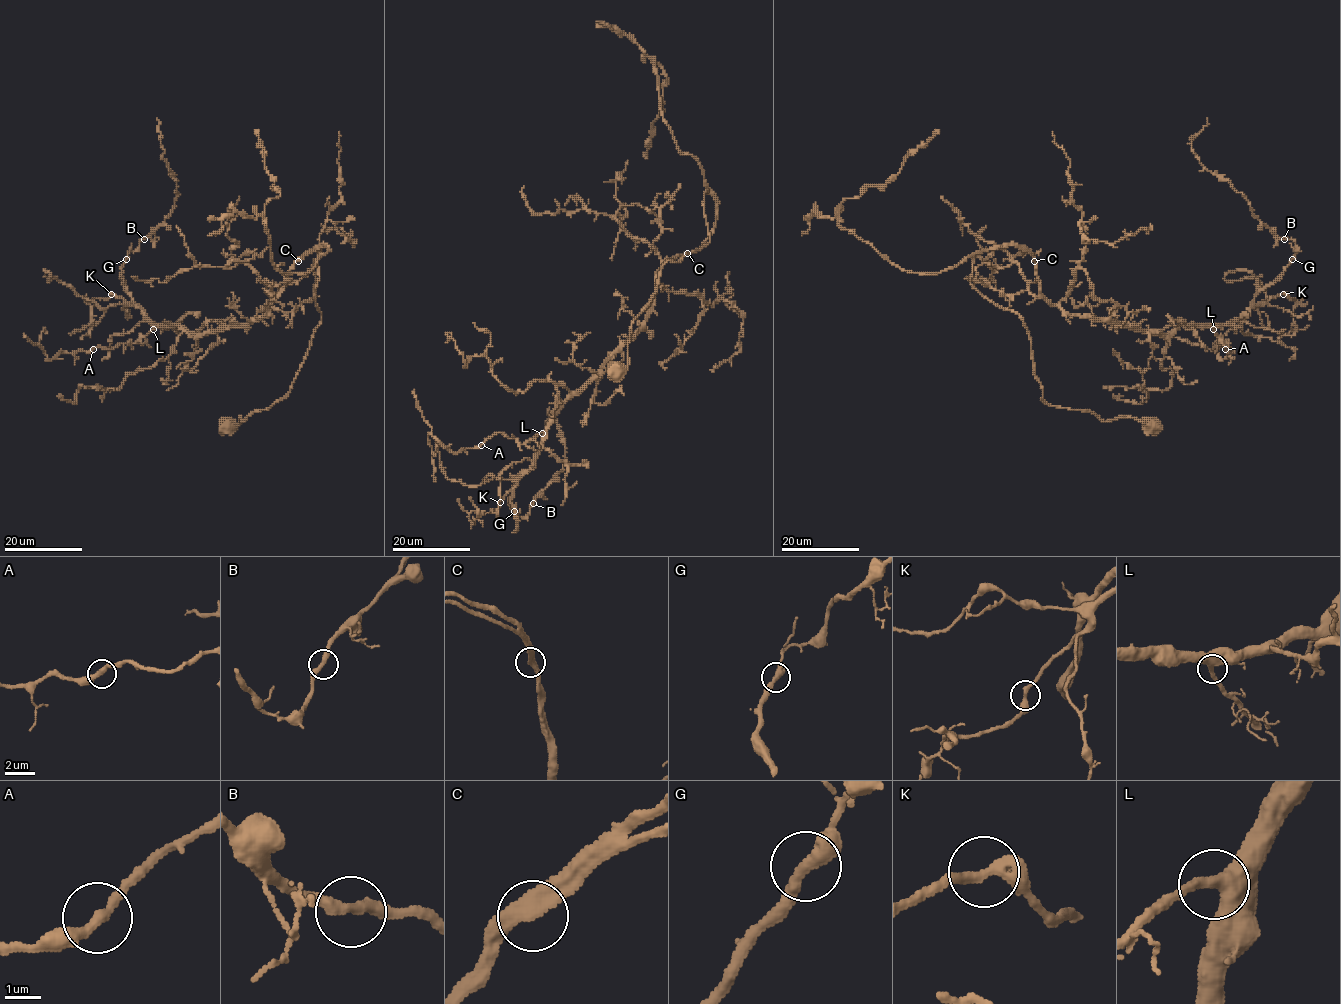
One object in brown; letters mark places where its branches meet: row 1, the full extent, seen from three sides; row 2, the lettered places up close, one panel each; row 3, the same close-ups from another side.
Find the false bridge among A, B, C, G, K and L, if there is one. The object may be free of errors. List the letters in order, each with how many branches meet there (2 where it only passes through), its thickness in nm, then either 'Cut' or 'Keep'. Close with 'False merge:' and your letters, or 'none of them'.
A: Branches: 2. Thickness 320 nm. Keep
B: Branches: 2. Thickness 320 nm. Keep
C: Branches: 2. Thickness 360 nm. Keep
G: Branches: 2. Thickness 360 nm. Keep
K: Branches: 2. Thickness 320 nm. Keep
L: Branches: 2. Thickness 380 nm. Keep
False merge: none of them

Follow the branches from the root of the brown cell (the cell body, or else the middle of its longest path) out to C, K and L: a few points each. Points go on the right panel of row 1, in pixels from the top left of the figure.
C: (1150, 425), (1041, 399), (1022, 319), (970, 281), (980, 252), (1018, 245), (1033, 260)
K: (1150, 425), (1045, 403), (1022, 319), (973, 286), (974, 254), (1018, 245), (1052, 303), (1160, 334), (1283, 294)
L: (1150, 425), (1045, 403), (1022, 319), (973, 286), (974, 254), (1018, 245), (1069, 313), (1213, 329)

